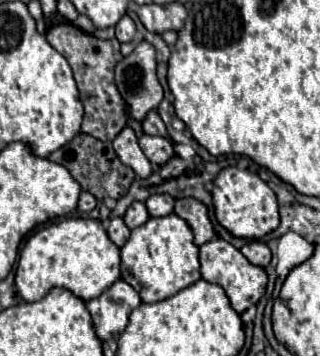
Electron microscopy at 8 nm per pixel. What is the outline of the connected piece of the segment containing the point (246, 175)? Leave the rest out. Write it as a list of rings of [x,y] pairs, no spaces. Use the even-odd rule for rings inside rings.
[[[228,166],[218,172],[212,188],[214,216],[232,236],[246,240],[260,240],[280,224],[278,202],[272,188],[258,178],[258,174],[248,170],[238,170],[236,166]]]

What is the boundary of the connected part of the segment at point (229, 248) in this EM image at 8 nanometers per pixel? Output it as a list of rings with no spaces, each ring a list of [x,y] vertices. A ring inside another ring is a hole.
[[[214,238],[200,246],[200,274],[202,274],[202,280],[224,288],[226,296],[230,298],[232,308],[238,314],[242,314],[244,310],[254,306],[264,296],[266,282],[268,282],[264,268],[250,264],[240,250],[236,250],[232,244],[228,244],[222,238]]]

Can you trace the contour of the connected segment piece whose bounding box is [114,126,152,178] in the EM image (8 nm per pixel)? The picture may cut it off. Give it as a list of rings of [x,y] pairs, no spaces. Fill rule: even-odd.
[[[126,126],[116,138],[114,138],[114,150],[118,154],[118,158],[130,166],[140,178],[148,178],[152,172],[152,166],[148,162],[148,158],[144,156],[142,148],[138,146],[138,138],[134,134],[134,130],[130,126]]]

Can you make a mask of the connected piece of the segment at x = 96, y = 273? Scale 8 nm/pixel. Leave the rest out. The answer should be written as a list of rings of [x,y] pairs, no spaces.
[[[66,218],[34,232],[20,250],[16,292],[26,302],[42,300],[50,288],[66,288],[82,300],[92,300],[120,278],[120,250],[102,228],[100,220]]]

